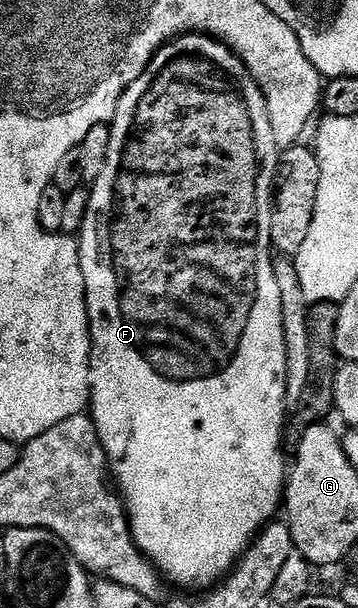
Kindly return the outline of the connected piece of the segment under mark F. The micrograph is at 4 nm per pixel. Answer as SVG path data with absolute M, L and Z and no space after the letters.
M205 34L180 36L162 47L150 59L150 65L146 67L144 74L140 74L140 78L136 78L136 82L132 82L132 86L128 86L125 95L120 98L120 102L116 106L116 114L108 127L110 129L108 158L104 170L100 170L100 178L93 180L92 187L89 189L90 205L86 207L86 221L82 223L80 247L78 249L78 256L82 259L83 265L88 266L82 273L86 287L86 309L90 319L90 403L88 408L93 415L94 425L98 431L102 448L106 451L106 463L109 471L112 473L113 479L114 476L118 479L119 489L117 488L117 491L124 501L126 515L130 521L130 532L134 535L134 542L137 544L139 552L167 581L170 579L172 583L179 584L182 588L206 590L217 585L233 569L242 553L253 544L255 536L277 517L274 516L277 512L279 515L284 504L288 464L287 461L286 464L282 461L282 427L288 424L288 405L286 402L287 358L286 347L284 346L284 320L282 318L282 303L280 302L280 286L276 286L275 257L272 255L270 243L272 193L276 188L280 149L277 142L274 141L272 122L268 118L268 110L266 109L266 100L262 96L262 91L258 89L257 82L251 78L250 71L246 69L242 59L235 52L230 51L223 41Z

